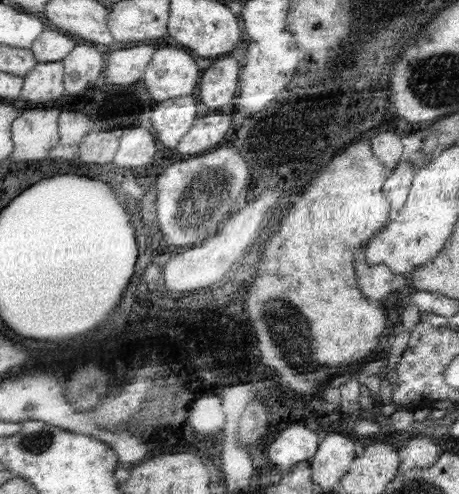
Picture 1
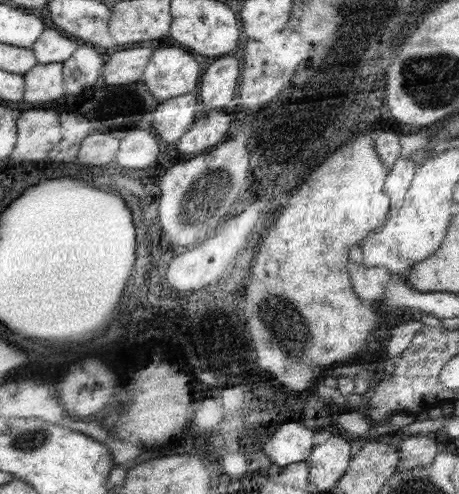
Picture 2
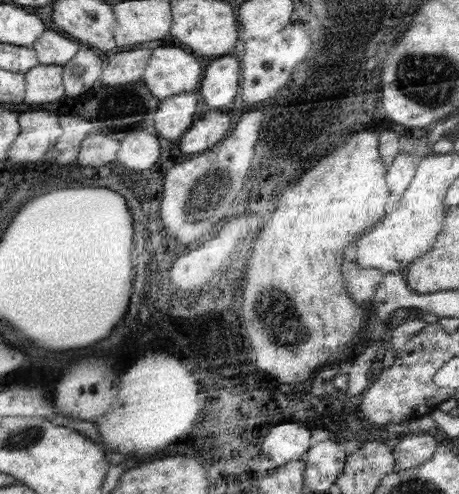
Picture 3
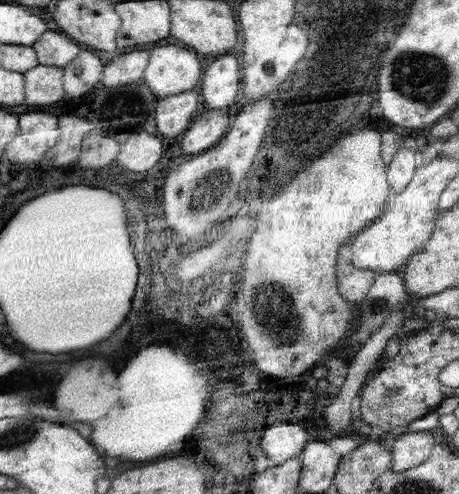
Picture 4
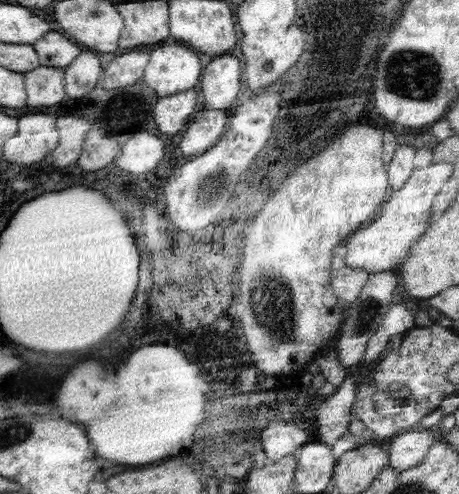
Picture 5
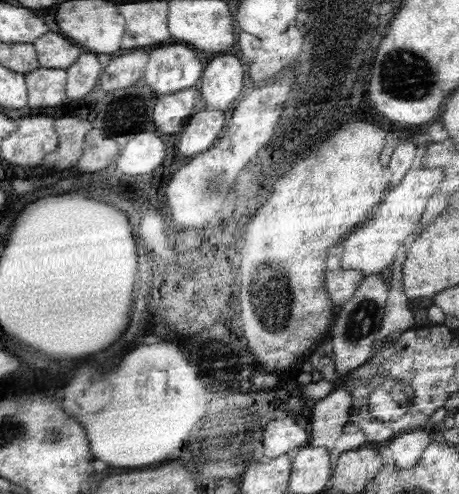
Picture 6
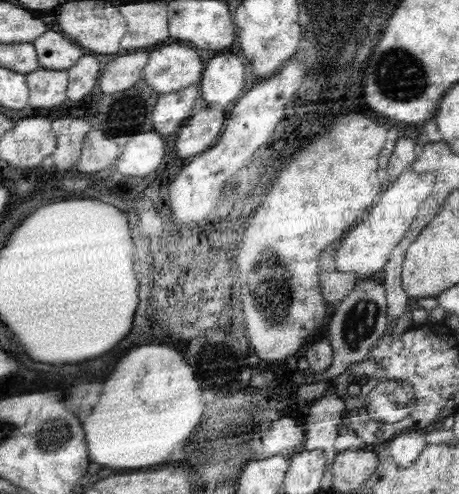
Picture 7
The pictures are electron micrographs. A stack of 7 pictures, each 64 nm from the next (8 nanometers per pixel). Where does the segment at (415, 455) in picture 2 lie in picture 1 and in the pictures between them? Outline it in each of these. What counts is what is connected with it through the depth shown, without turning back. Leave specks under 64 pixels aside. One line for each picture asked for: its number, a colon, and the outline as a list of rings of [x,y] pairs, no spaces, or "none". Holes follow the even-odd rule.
1: [[[423,434],[413,440],[407,440],[407,444],[401,448],[401,454],[403,454],[401,474],[409,470],[431,468],[441,456],[439,446],[433,442],[433,436],[423,436]]]

